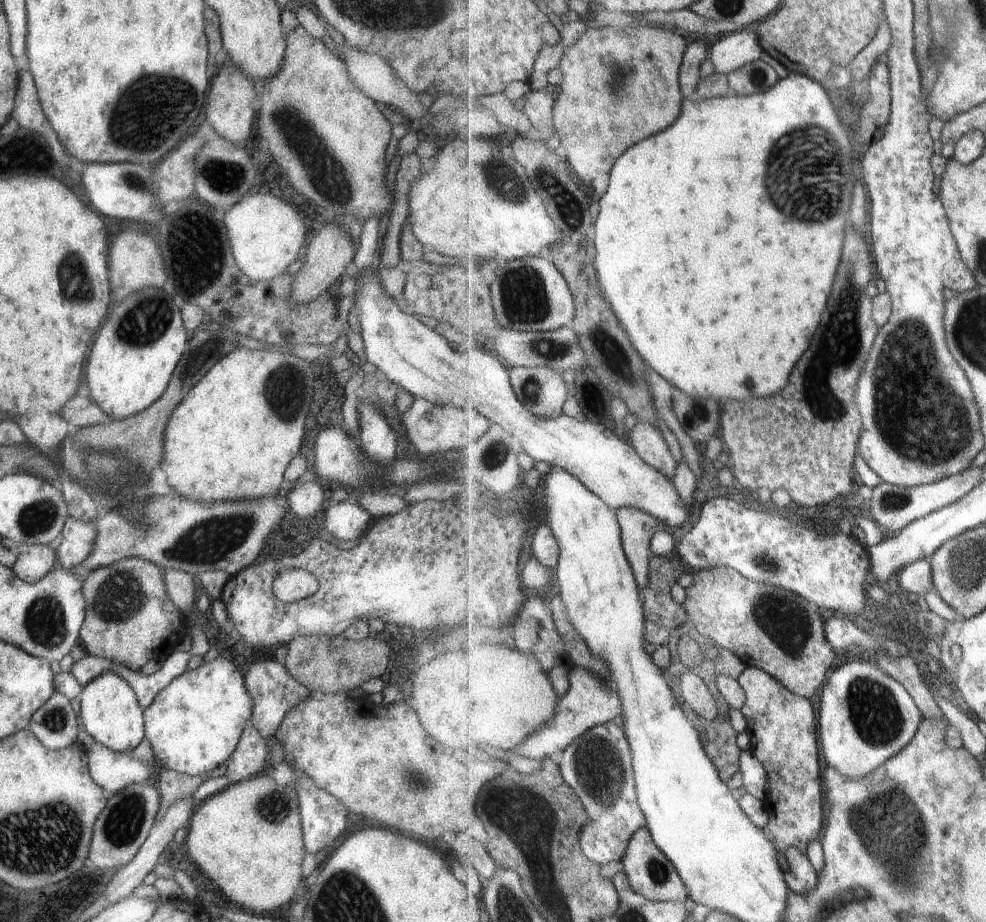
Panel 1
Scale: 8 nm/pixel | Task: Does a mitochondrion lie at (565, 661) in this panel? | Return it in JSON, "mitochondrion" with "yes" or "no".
{"mitochondrion":"no"}

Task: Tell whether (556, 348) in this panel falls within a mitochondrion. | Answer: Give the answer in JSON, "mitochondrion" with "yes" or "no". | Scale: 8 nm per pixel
{"mitochondrion":"yes"}

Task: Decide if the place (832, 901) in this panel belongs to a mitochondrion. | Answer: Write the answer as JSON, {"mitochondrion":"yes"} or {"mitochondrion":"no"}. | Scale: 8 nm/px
{"mitochondrion":"yes"}

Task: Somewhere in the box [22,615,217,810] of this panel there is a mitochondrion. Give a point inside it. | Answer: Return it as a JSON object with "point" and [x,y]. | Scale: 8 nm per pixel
{"point":[55,720]}

